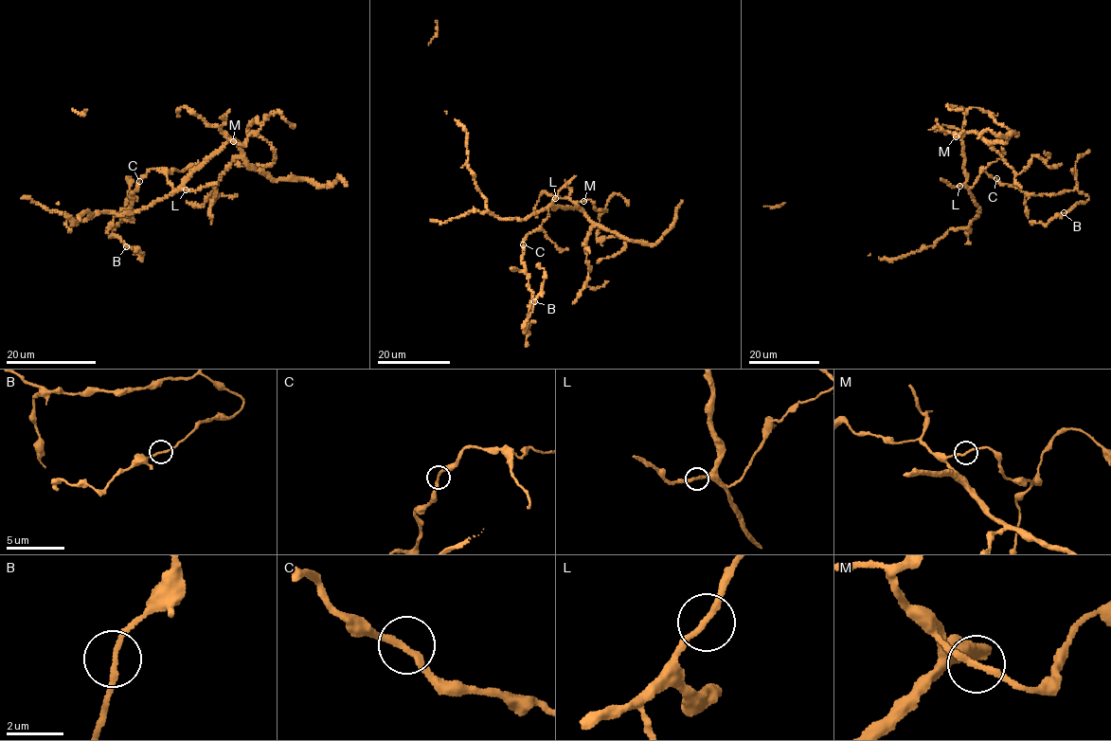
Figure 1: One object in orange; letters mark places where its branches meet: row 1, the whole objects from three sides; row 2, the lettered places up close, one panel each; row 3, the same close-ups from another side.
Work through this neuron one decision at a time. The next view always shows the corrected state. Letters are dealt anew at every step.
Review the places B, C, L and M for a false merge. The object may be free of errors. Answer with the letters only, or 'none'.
M

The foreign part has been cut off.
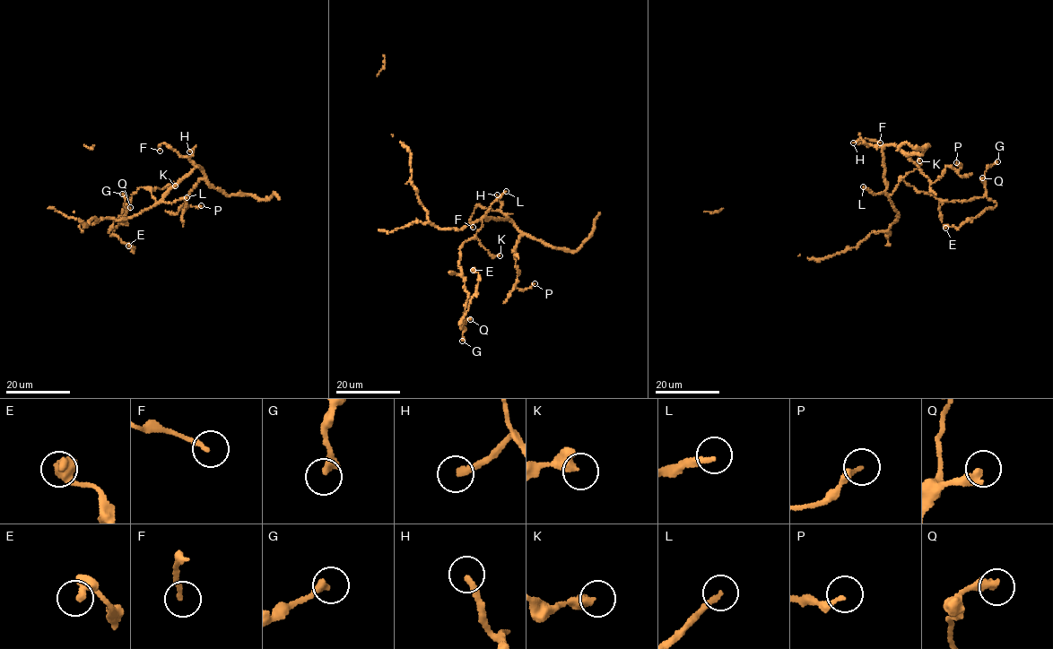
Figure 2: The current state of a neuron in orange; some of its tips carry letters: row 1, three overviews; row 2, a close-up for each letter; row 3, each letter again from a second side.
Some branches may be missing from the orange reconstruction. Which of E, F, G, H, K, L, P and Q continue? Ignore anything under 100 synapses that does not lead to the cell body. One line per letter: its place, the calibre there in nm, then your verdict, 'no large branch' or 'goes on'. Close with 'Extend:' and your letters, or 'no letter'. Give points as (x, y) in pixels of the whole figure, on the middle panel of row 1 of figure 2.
E: (473, 270) | 460 nm | no large branch
F: (473, 227) | 190 nm | goes on
G: (462, 341) | 320 nm | no large branch
H: (497, 194) | 280 nm | goes on
K: (500, 255) | 440 nm | no large branch
L: (506, 191) | 240 nm | goes on
P: (535, 283) | 240 nm | no large branch
Q: (470, 319) | 380 nm | no large branch
Extend: F, H, L

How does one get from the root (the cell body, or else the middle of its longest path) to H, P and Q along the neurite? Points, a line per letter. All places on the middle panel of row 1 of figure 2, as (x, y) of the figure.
H: (462, 229), (483, 217), (497, 220), (509, 219), (500, 210), (501, 204), (497, 194)
P: (462, 229), (483, 217), (511, 220), (523, 234), (514, 251), (519, 273), (516, 288), (524, 289), (535, 283)
Q: (462, 229), (480, 220), (482, 224), (459, 249), (458, 266), (467, 293), (464, 322), (470, 319)

